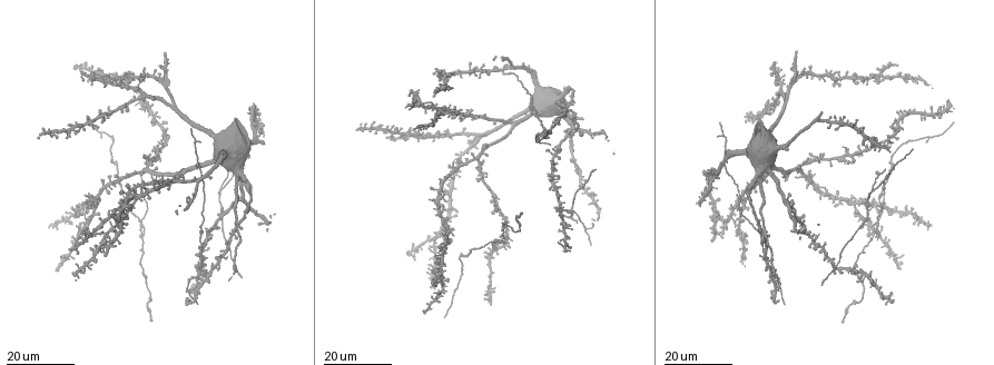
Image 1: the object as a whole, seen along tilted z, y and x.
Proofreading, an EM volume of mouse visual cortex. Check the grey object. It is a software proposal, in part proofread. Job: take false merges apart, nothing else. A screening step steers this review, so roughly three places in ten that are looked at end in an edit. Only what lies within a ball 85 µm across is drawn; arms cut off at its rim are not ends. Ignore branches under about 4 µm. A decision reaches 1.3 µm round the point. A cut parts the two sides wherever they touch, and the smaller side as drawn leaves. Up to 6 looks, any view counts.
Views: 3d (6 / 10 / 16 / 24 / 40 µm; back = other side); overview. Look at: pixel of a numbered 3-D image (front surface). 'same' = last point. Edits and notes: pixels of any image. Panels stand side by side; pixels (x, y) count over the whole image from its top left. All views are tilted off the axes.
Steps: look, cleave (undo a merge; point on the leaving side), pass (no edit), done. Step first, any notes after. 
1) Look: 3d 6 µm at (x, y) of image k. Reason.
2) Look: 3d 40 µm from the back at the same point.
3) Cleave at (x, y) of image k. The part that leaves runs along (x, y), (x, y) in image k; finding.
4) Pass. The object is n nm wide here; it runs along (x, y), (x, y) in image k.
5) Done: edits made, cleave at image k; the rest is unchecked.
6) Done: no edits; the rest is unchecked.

Look: 3d 16 µm at (201, 274) of image 1. Three arms meet.

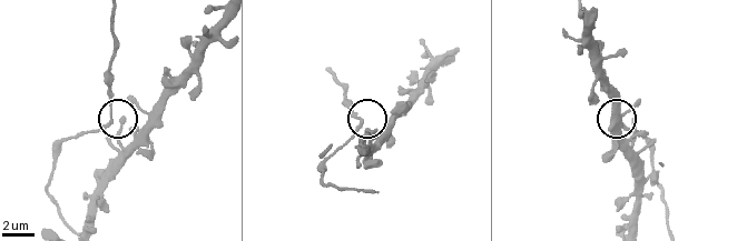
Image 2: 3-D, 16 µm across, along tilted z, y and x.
Look: 3d 6 µm at (108, 128) of image 2.

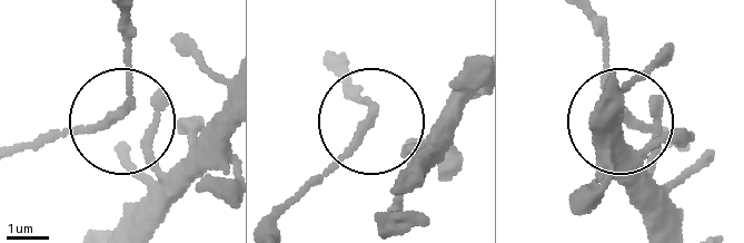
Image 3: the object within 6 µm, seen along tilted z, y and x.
Look: 3d 6 µm from the back at (366, 122) of image 3.

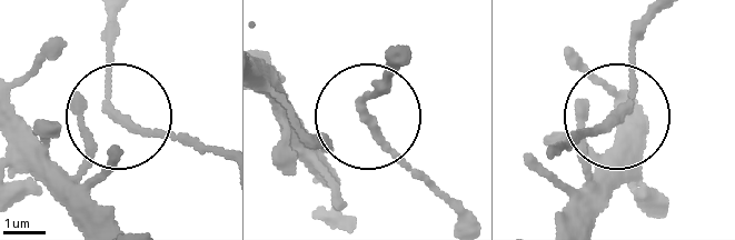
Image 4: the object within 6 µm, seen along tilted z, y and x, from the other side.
Pass. 3 arms meet here; one cell here.

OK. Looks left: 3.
Look: 3d 16 µm at (862, 201) of image 1. Four-way junction.

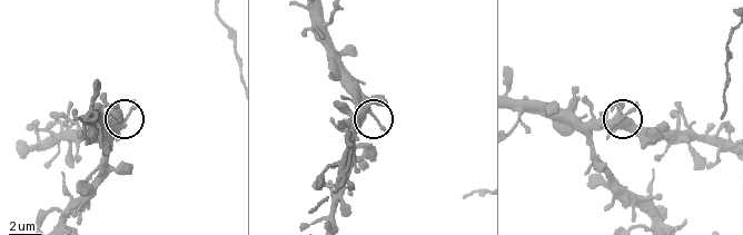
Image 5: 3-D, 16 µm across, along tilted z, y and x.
Look: 3d 10 µm at (614, 125) of image 5.

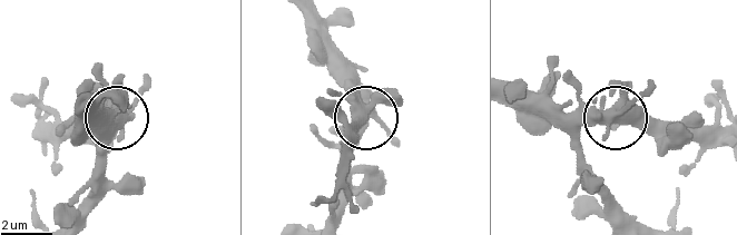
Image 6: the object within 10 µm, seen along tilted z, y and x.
Look: 3d 10 µm from the back at (617, 116) of image 6.

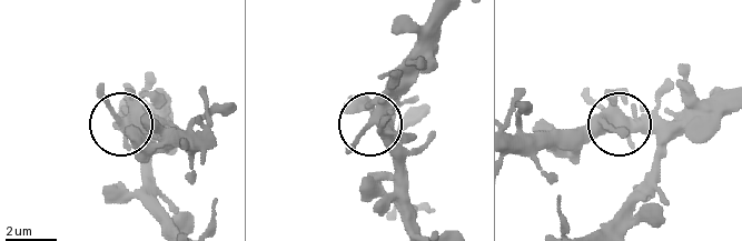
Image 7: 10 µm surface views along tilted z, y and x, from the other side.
Pass. The side arm is 31 µm long; one cell here.

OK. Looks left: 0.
Done: no edits; the rest is unchecked.

